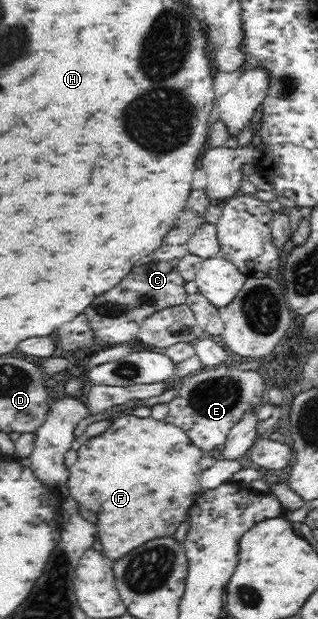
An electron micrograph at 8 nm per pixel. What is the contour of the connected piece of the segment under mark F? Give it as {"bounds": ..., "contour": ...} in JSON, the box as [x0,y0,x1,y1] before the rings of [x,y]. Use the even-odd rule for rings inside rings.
{"bounds":[66,414,203,560],"contour":[[[122,414],[116,417],[114,422],[107,428],[103,434],[90,438],[83,446],[81,446],[77,452],[77,460],[70,468],[69,478],[66,479],[66,488],[68,490],[68,499],[77,500],[81,506],[93,510],[97,514],[97,530],[99,530],[99,542],[103,544],[103,554],[111,560],[119,560],[123,558],[127,552],[135,550],[137,546],[153,540],[153,538],[163,538],[163,536],[173,536],[175,530],[179,528],[179,524],[185,521],[188,516],[189,508],[193,506],[193,503],[199,498],[203,491],[200,483],[200,476],[202,473],[201,465],[201,451],[193,441],[189,440],[187,433],[181,430],[178,426],[169,424],[165,421],[157,421],[153,417],[138,418],[134,415]]]}

